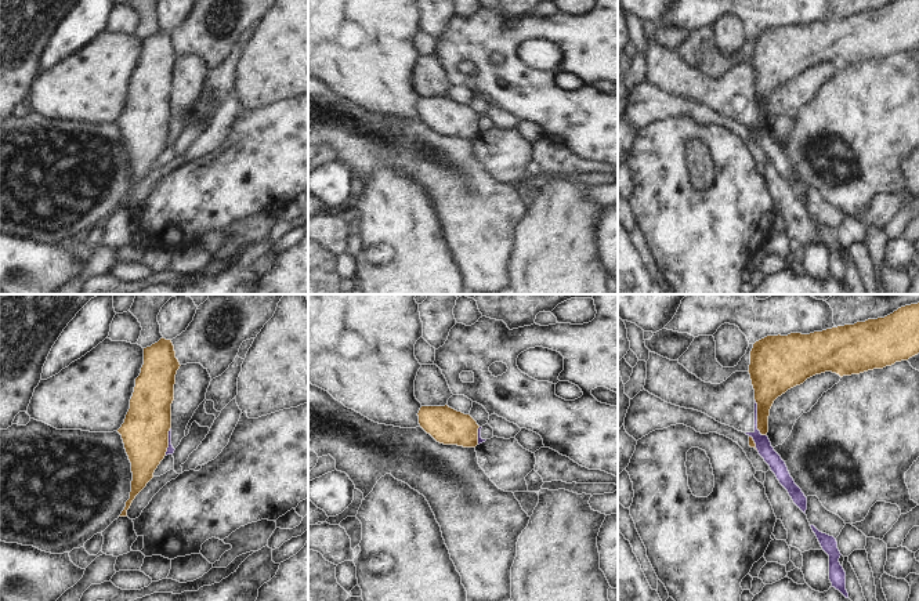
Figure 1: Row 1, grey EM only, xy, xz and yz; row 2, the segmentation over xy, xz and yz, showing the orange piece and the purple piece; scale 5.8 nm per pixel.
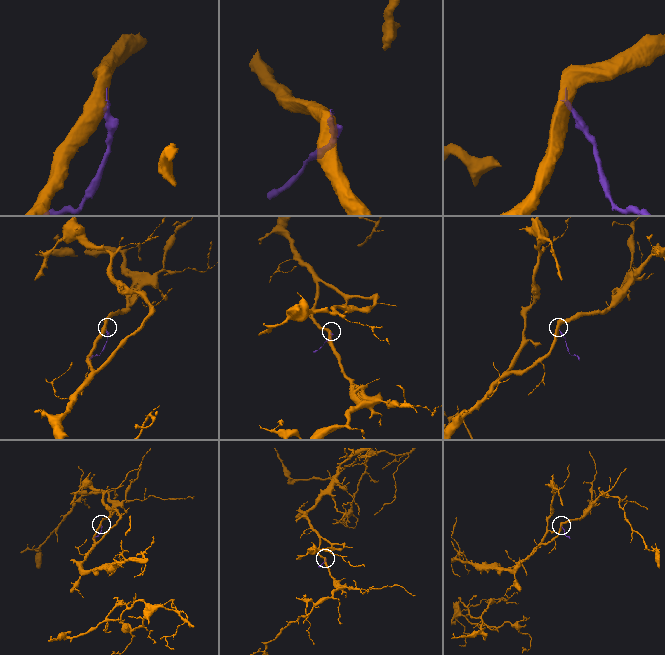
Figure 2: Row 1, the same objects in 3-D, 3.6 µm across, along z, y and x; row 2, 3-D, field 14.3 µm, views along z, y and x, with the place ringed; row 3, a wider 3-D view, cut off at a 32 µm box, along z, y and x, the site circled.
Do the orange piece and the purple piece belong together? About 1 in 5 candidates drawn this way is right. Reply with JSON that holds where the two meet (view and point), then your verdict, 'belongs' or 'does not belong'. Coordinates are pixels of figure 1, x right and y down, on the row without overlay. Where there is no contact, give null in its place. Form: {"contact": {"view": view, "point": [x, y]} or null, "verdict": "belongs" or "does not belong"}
{"contact": {"view": "yz", "point": [758, 109]}, "verdict": "does not belong"}

